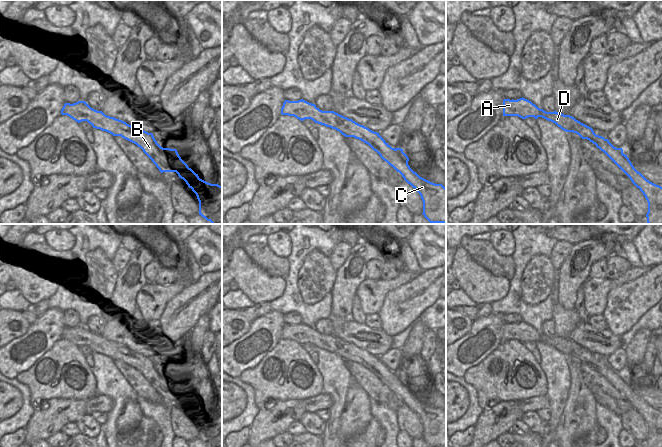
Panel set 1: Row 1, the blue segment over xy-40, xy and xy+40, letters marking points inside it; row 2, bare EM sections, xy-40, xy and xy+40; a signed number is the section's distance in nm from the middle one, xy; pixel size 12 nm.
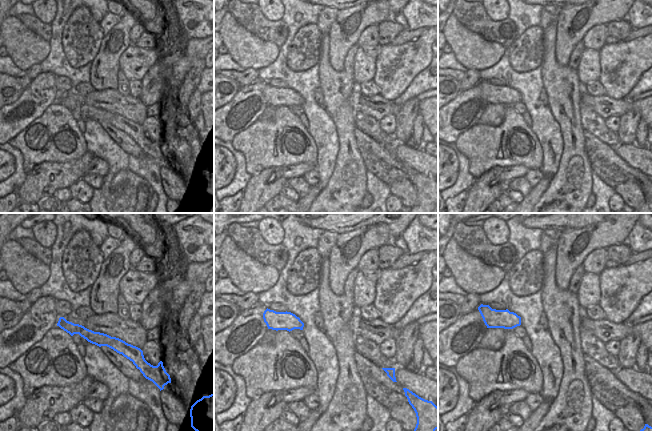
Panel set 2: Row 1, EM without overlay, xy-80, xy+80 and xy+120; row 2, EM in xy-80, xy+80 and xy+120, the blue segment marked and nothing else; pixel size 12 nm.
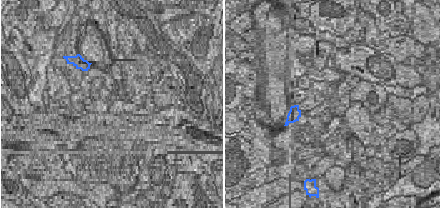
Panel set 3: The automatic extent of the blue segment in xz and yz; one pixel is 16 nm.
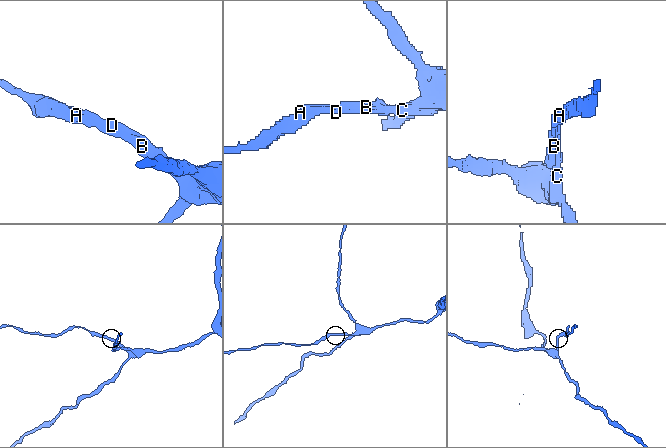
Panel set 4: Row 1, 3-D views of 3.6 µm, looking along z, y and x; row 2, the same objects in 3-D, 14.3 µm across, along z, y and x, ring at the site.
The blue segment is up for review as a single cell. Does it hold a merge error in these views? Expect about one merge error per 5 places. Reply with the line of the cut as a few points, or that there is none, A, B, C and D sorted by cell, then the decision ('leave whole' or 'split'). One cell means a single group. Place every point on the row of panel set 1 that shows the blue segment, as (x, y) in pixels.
no cut; A B C D; leave whole

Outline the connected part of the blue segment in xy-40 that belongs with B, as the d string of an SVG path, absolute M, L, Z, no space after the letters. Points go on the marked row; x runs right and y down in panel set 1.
M78 101L70 104L65 103L62 115L67 115L76 122L87 121L93 128L106 131L113 136L121 136L122 138L136 144L143 152L152 160L161 173L176 172L179 178L183 179L189 188L196 194L199 201L199 215L210 221L212 224L222 224L222 180L221 184L211 184L199 178L188 165L181 159L176 149L163 148L155 140L152 133L148 133L142 129L134 128L126 122L105 115L102 111L91 108L85 101Z

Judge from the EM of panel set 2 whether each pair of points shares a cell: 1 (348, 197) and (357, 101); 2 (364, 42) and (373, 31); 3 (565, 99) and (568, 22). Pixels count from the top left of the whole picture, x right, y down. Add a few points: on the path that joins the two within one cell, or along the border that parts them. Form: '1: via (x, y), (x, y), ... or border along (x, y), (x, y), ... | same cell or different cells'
1: border along (352, 91), (349, 97), (349, 104), (354, 112) | different cells
2: via (367, 39), (371, 34) | same cell
3: border along (555, 44), (555, 60), (559, 64), (566, 66) | different cells

